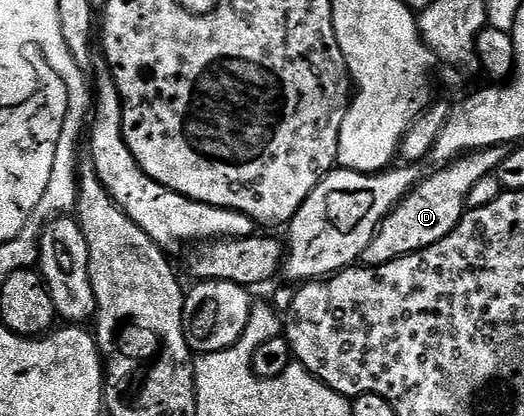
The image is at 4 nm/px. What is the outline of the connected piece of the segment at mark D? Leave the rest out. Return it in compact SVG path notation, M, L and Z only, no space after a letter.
M489 146L486 150L466 152L460 158L437 168L434 174L420 179L417 185L405 195L374 232L372 240L363 248L360 261L366 266L382 266L396 258L419 252L447 236L467 213L467 203L471 188L483 176L496 172L503 164L507 150L505 146Z

